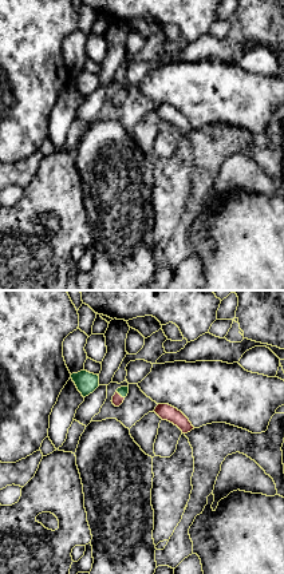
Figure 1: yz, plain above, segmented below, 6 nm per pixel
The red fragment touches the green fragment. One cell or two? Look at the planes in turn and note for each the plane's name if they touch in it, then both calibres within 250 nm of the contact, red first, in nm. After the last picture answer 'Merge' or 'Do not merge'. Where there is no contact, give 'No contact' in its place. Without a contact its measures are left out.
Touches red in yz. Thickness 70 nm (red) against 60 nm

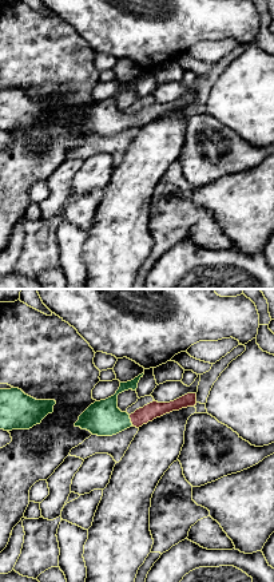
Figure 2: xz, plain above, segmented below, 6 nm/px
Touches red in xz. Thickness 100 nm (red) against 220 nm

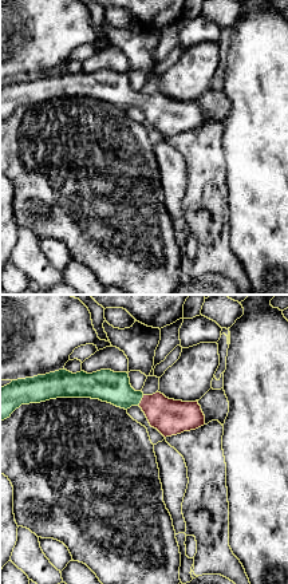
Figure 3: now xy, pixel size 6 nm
Touches red in xy. Thickness 220 nm (red) against 190 nm

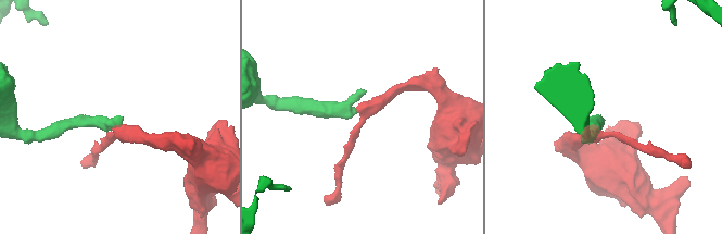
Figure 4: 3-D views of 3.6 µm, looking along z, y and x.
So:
Merge

